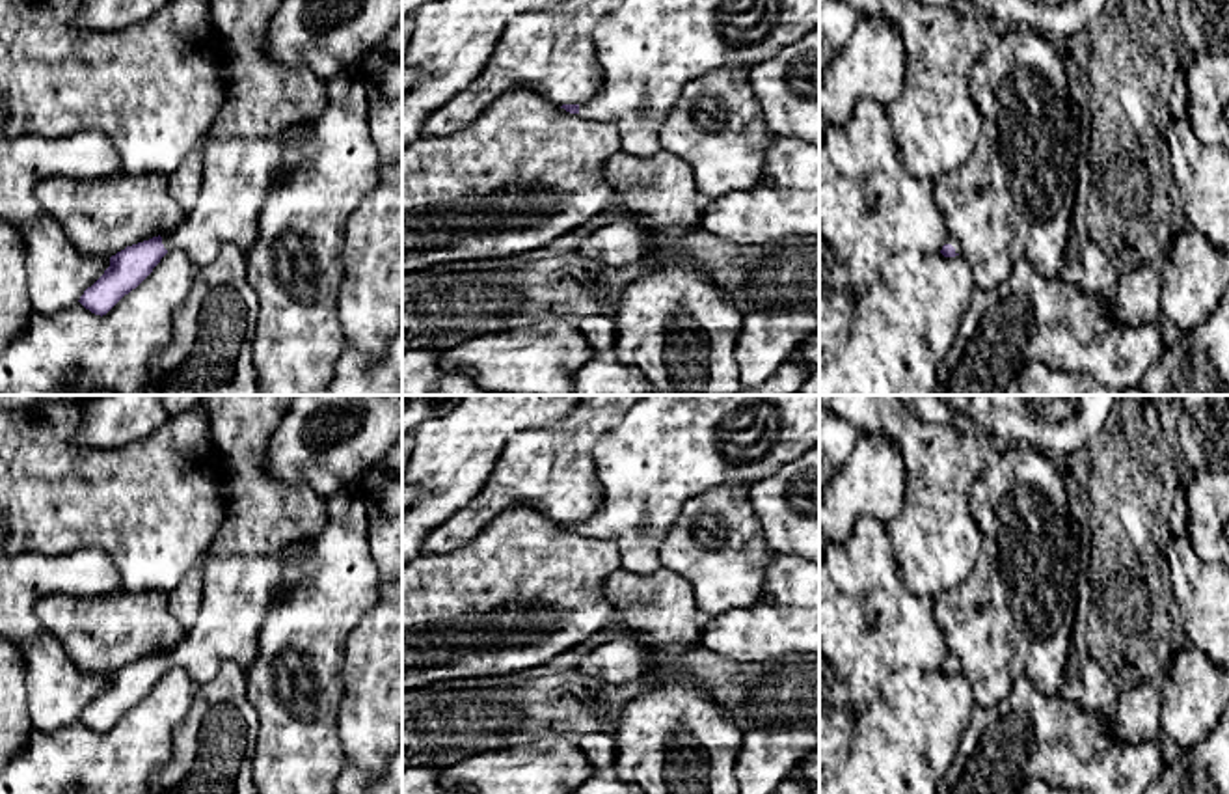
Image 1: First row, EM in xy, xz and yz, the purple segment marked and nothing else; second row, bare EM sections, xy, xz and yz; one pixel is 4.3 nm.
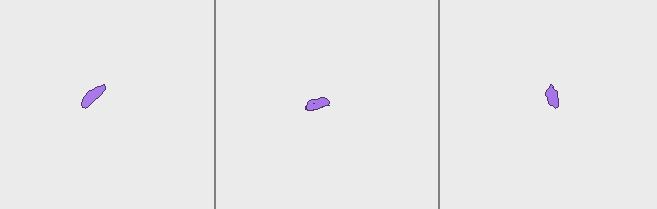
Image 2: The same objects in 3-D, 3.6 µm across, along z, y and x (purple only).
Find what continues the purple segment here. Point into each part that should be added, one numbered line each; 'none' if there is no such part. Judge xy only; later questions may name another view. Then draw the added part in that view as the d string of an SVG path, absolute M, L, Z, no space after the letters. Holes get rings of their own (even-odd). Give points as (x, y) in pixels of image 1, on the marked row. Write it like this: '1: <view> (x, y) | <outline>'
1: xy (239, 174) | M296 121L272 138L201 140L203 171L196 207L188 211L182 226L162 235L164 248L186 253L196 267L210 265L225 244L246 253L257 240L257 216L264 199L287 177L285 153L307 138L311 123Z

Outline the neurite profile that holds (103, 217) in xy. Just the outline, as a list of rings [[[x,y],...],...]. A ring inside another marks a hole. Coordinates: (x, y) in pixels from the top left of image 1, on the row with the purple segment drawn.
[[[117,173],[82,181],[50,175],[35,188],[41,209],[84,255],[112,257],[127,246],[182,226],[188,211],[175,203],[162,173]]]

